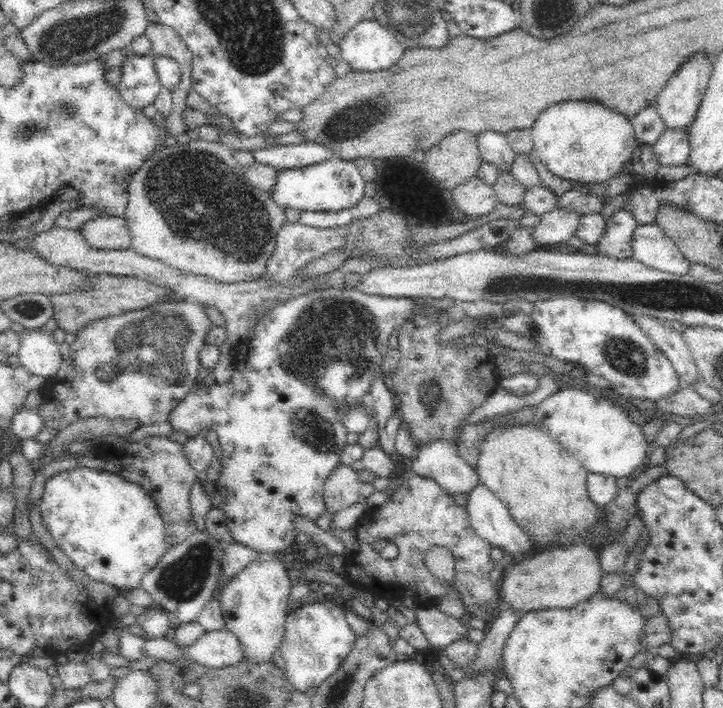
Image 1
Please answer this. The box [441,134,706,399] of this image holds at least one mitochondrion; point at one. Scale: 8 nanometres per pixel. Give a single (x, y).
(626, 355)

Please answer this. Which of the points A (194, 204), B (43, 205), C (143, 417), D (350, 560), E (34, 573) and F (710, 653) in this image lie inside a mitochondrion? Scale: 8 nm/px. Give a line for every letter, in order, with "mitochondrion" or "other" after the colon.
A: mitochondrion
B: other
C: other
D: other
E: mitochondrion
F: other

